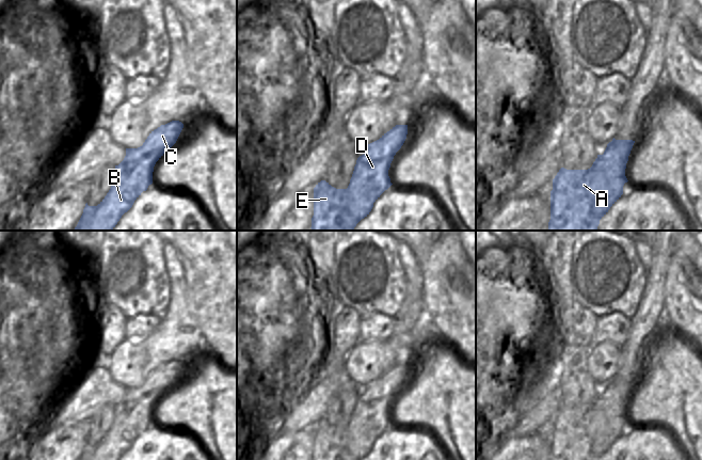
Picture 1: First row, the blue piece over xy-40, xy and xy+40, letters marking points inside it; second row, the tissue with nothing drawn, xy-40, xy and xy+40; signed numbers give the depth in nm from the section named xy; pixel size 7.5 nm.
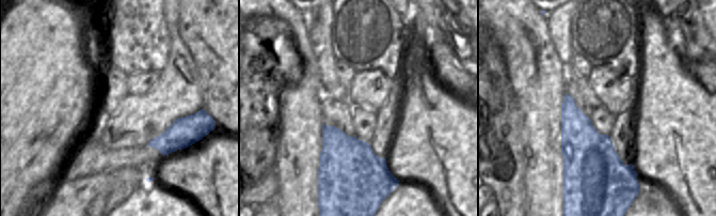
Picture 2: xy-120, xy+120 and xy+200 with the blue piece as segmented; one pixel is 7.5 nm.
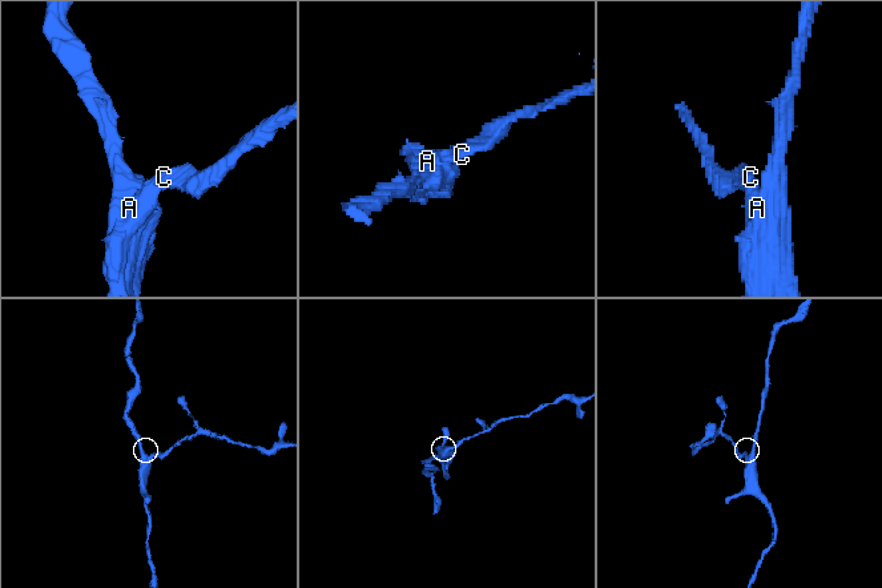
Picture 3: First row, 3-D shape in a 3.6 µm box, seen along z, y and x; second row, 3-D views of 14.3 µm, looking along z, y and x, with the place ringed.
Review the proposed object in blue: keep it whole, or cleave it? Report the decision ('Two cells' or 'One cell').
Two cells

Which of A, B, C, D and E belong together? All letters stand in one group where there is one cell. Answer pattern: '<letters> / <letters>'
A B E / C D

